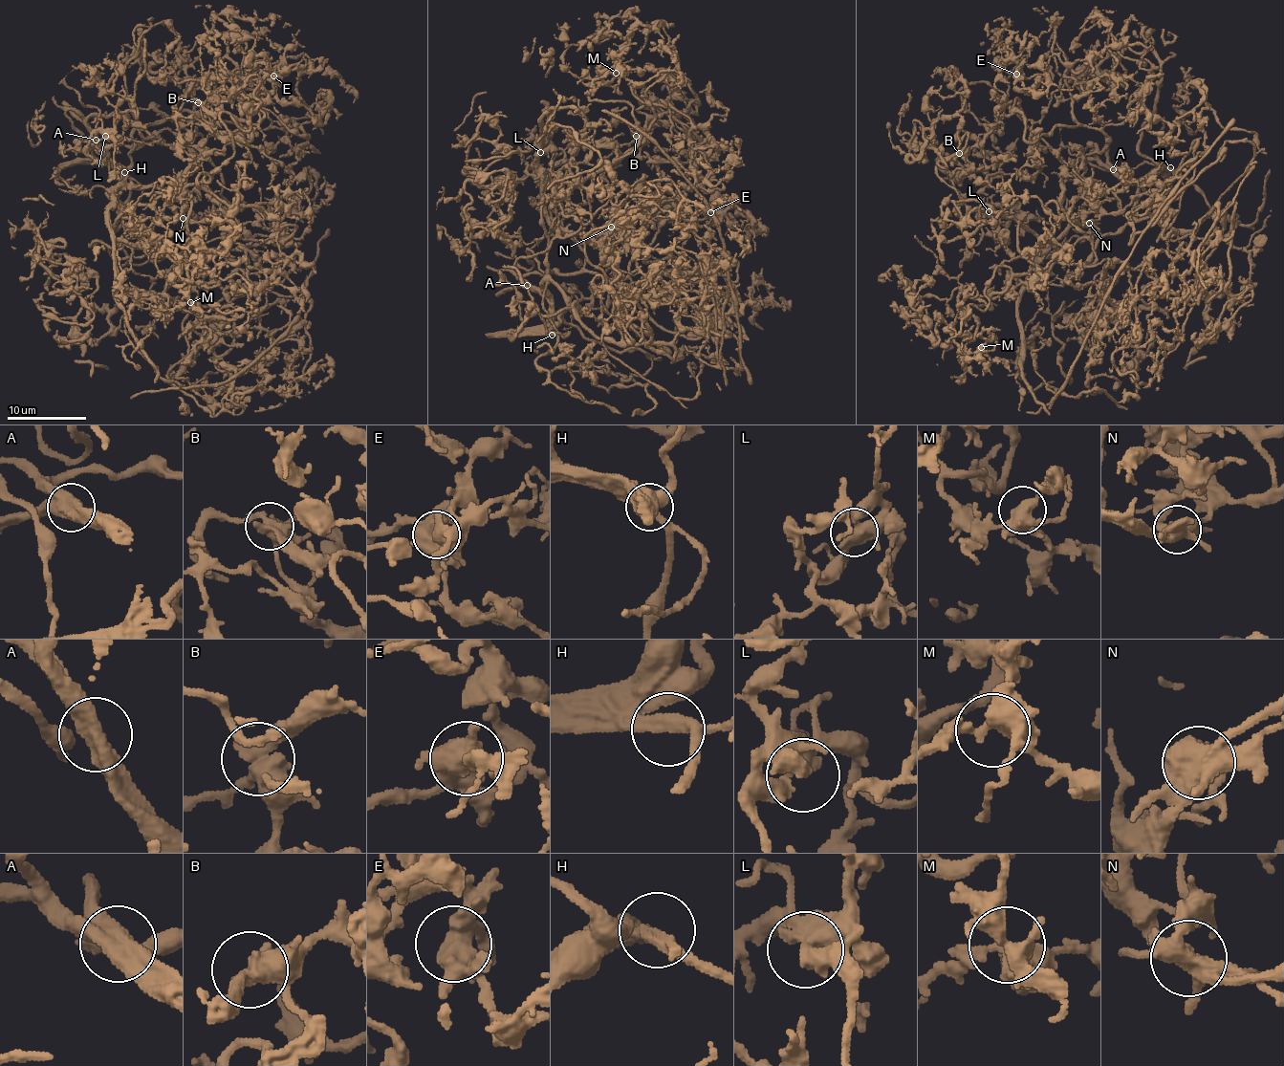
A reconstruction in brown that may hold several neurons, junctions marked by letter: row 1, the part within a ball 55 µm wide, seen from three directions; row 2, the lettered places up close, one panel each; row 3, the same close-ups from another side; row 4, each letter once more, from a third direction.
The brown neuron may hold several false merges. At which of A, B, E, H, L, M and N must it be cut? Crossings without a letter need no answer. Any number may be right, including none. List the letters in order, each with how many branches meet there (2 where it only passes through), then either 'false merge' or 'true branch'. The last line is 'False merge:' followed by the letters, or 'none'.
A: branches 2; true branch
B: branches 3; true branch
E: branches 5; true branch
H: branches 2; true branch
L: branches 4; true branch
M: branches 2; true branch
N: branches 5; false merge
False merge: N

